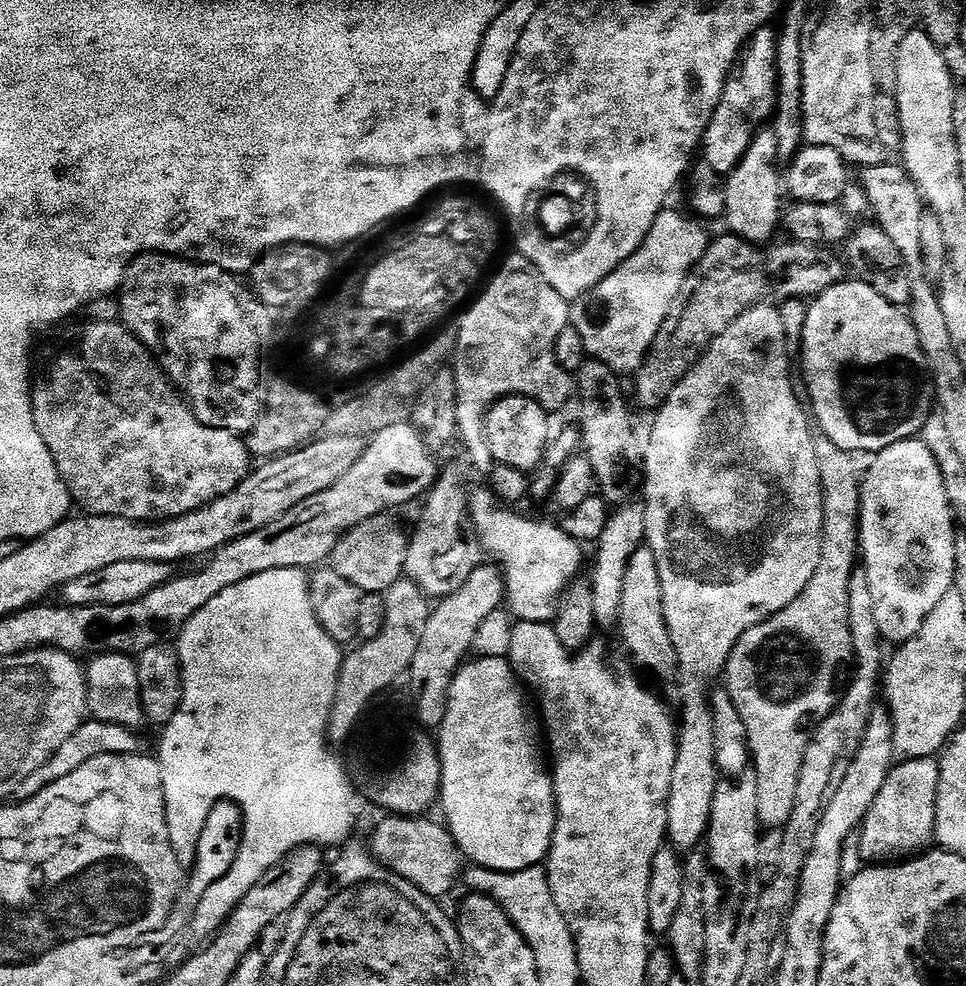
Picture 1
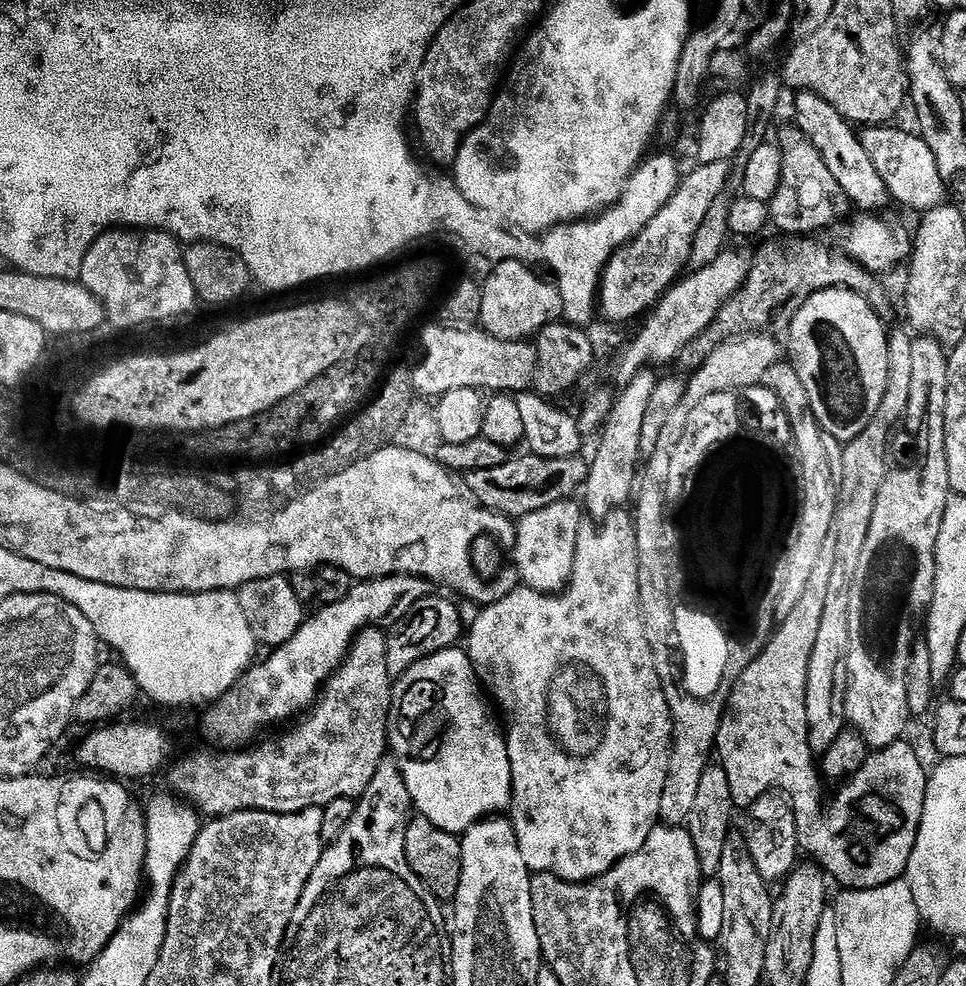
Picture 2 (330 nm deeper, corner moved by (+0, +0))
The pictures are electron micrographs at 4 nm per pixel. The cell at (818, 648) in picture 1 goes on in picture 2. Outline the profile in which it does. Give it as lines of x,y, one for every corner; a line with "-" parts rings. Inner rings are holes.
828,548
828,552
822,552
822,558
818,558
818,563
810,574
810,583
803,591
802,598
798,598
798,606
794,606
790,616
779,623
765,649
738,678
727,702
726,714
721,718
714,752
719,764
726,770
726,778
730,778
730,794
737,809
747,809
763,787
788,788
788,792
796,796
800,831
805,837
800,841
801,849
814,856
812,858
819,867
833,881
836,879
841,884
841,889
884,887
887,883
901,879
908,871
910,854
914,854
914,842
918,838
922,822
929,773
926,768
924,772
919,754
907,744
907,739
901,738
889,748
869,754
864,765
839,785
840,793
833,798
832,805
824,808
825,785
822,783
822,772
817,761
816,764
812,761
814,753
808,741
806,686
810,654
814,654
814,642
818,642
818,630
822,627
822,614
825,614
826,594
832,575
832,548

